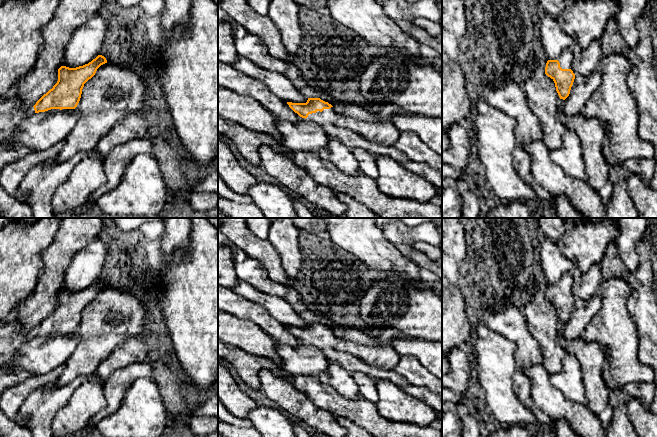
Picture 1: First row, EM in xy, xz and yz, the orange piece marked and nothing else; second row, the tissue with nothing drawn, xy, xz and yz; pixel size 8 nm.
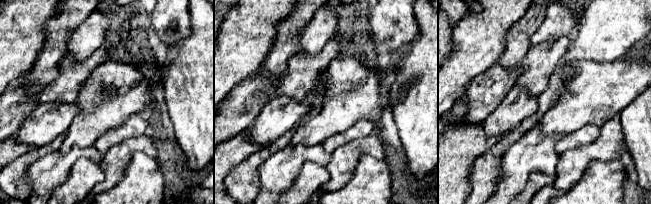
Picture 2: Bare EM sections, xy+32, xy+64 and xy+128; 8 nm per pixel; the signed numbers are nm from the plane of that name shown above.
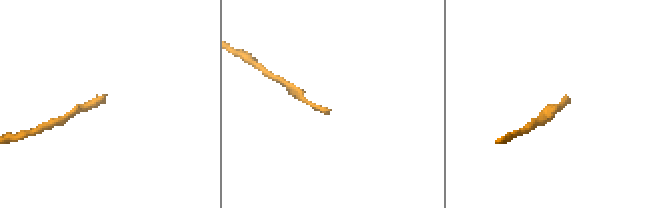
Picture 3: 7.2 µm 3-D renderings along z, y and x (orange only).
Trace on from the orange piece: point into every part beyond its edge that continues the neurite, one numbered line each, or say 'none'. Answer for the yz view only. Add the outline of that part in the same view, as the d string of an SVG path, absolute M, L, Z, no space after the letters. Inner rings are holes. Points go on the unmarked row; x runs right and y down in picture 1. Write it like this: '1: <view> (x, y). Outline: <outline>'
1: yz (565, 283). Outline: M565 272L557 283L562 293L572 294L573 275L572 272Z

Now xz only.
1: xz (327, 342). Outline: M334 331L324 333L322 336L309 338L308 341L302 344L313 345L320 349L321 352L328 358L330 363L337 364L346 369L350 374L361 372L370 377L380 380L388 380L398 385L410 396L416 397L424 401L427 405L437 411L439 417L442 417L442 399L427 388L419 388L409 384L405 378L393 370L385 370L374 365L370 365L358 357L336 349L336 344L340 339L335 335Z

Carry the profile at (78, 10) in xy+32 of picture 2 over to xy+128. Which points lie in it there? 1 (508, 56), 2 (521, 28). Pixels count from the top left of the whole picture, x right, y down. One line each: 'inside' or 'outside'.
1: inside
2: inside

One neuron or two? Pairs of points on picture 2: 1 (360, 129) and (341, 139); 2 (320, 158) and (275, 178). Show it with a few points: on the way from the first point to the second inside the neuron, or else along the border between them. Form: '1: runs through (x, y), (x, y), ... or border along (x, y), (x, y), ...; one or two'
1: runs through (355, 131), (346, 136); one
2: runs through (309, 156), (297, 156), (286, 167); one

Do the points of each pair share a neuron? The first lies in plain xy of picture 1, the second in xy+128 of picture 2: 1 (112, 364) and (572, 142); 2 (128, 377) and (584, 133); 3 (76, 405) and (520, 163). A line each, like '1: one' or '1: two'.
1: one
2: two
3: two

